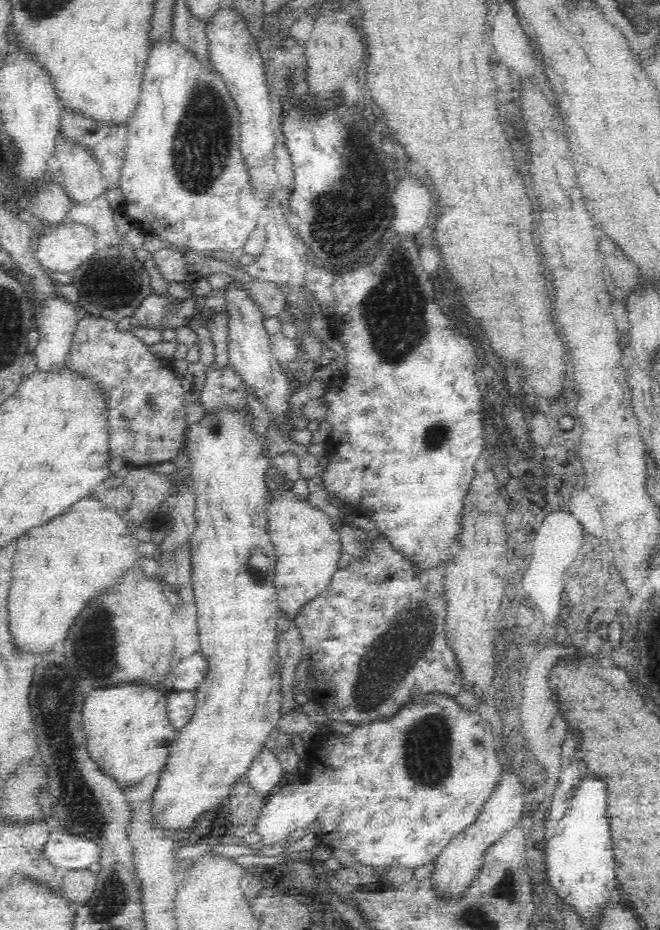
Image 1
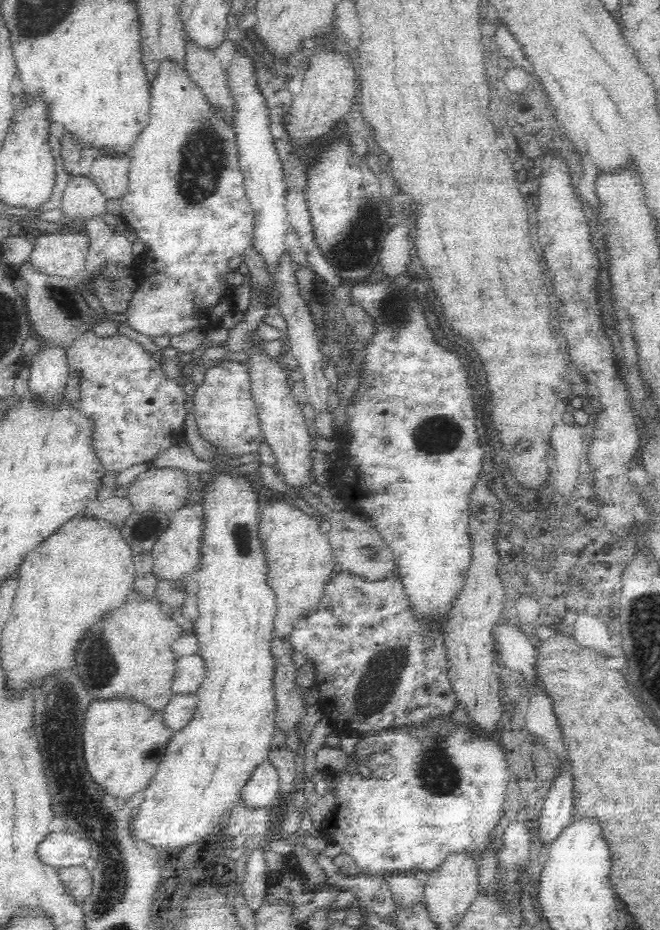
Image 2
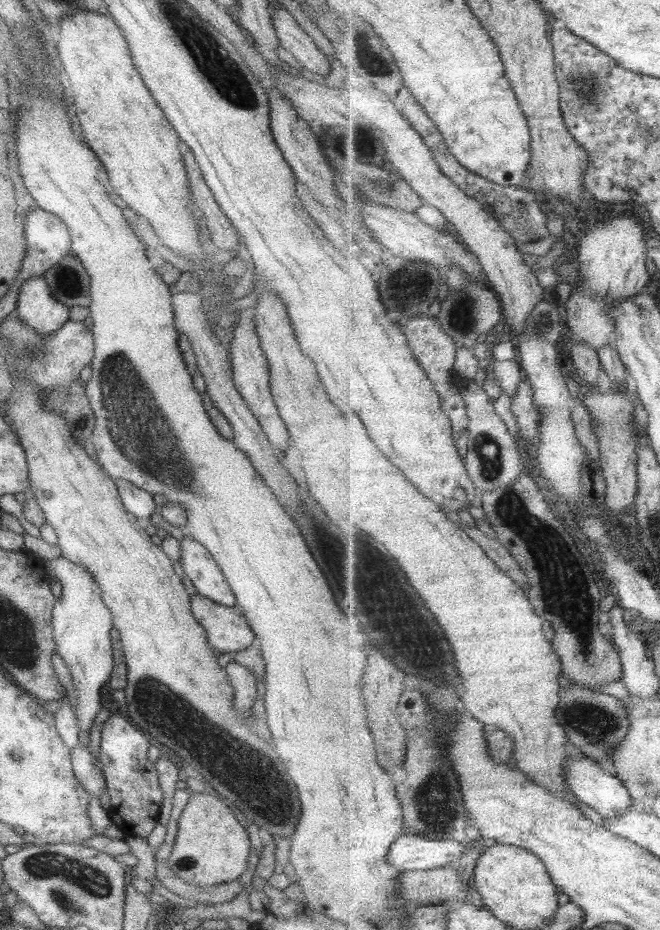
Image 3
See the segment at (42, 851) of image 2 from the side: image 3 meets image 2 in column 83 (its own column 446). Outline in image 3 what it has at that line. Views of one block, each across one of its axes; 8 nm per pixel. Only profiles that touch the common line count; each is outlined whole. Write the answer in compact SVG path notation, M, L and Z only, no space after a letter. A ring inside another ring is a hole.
M409 833L402 834L397 841L393 842L387 862L395 864L397 869L403 871L431 870L444 867L449 862L456 863L463 852L465 852L465 843L457 840L429 840L423 836Z

